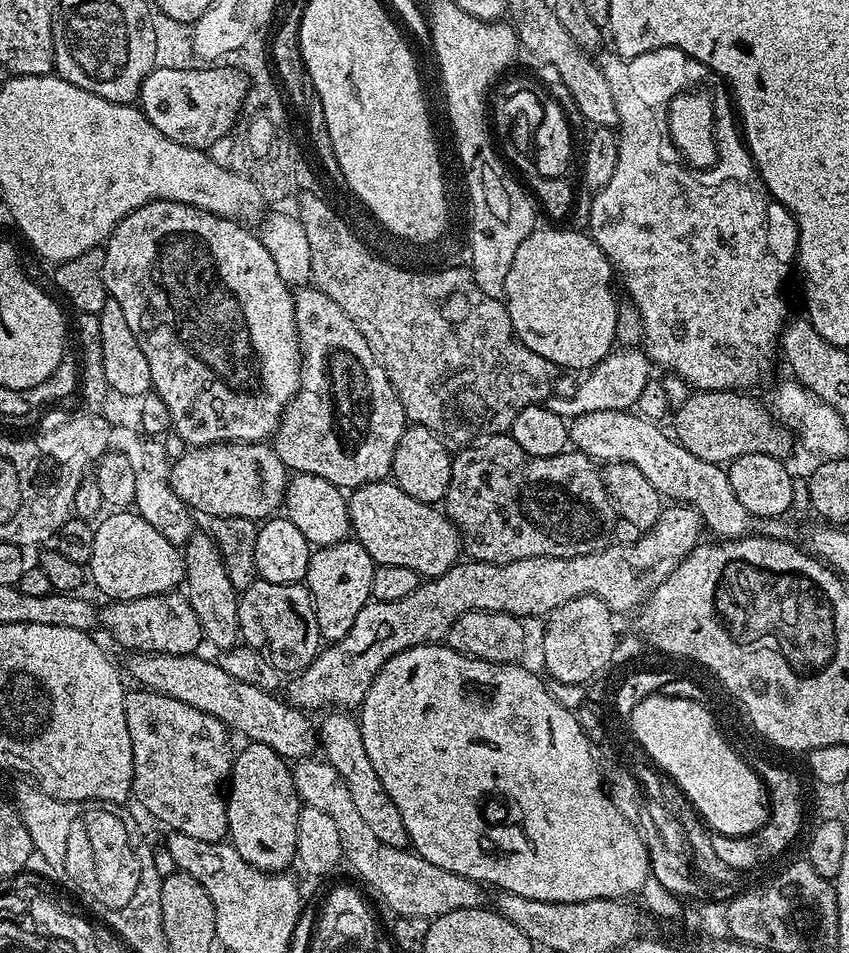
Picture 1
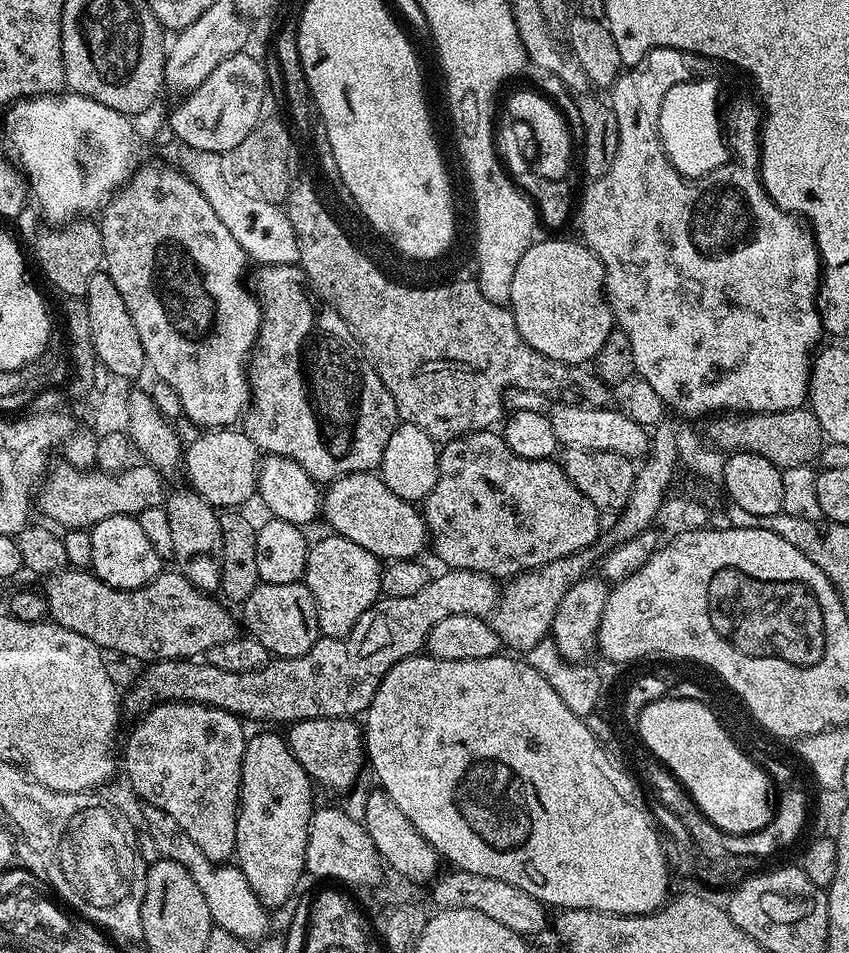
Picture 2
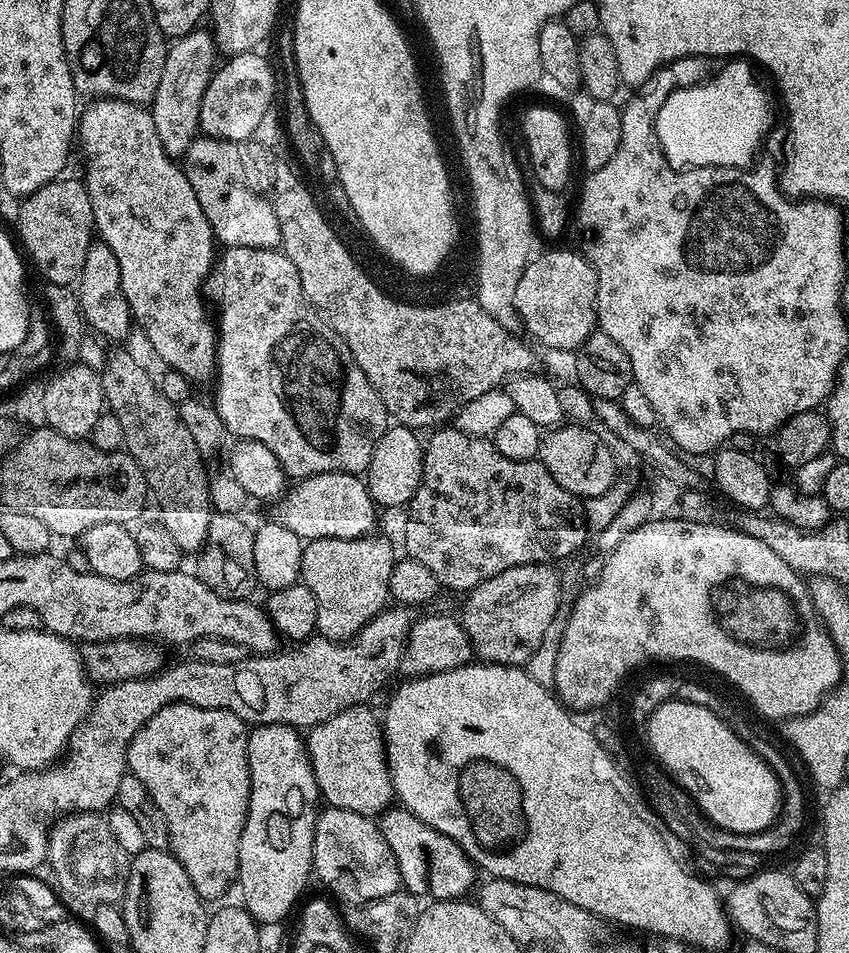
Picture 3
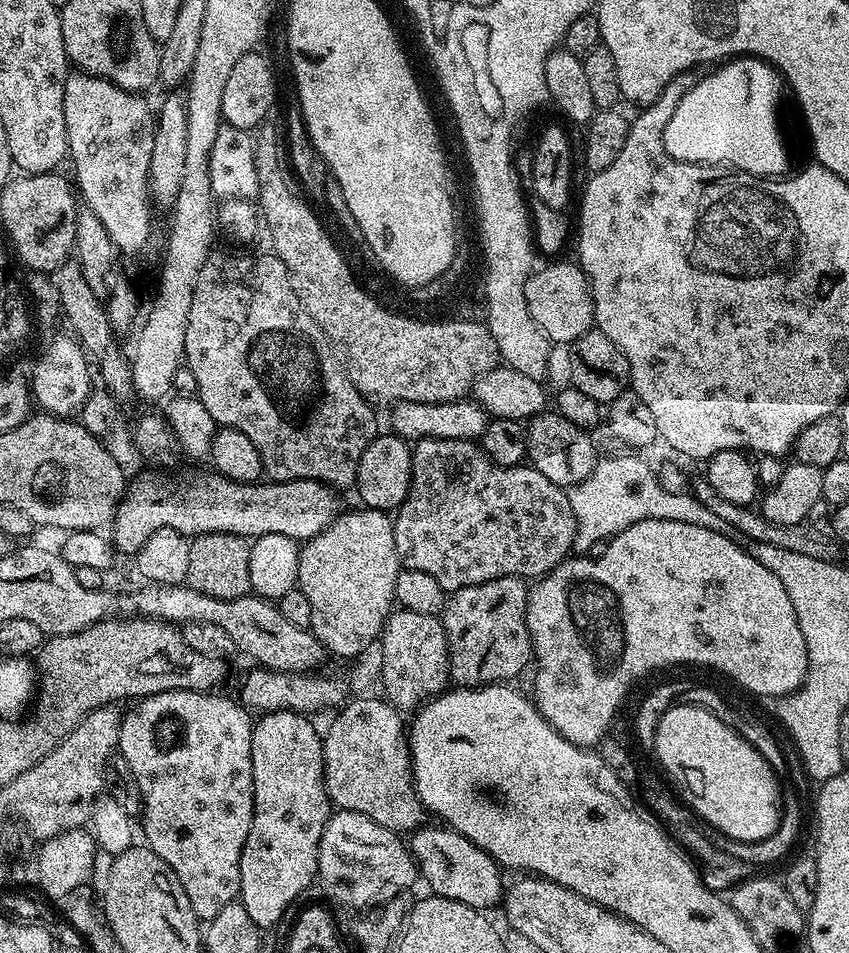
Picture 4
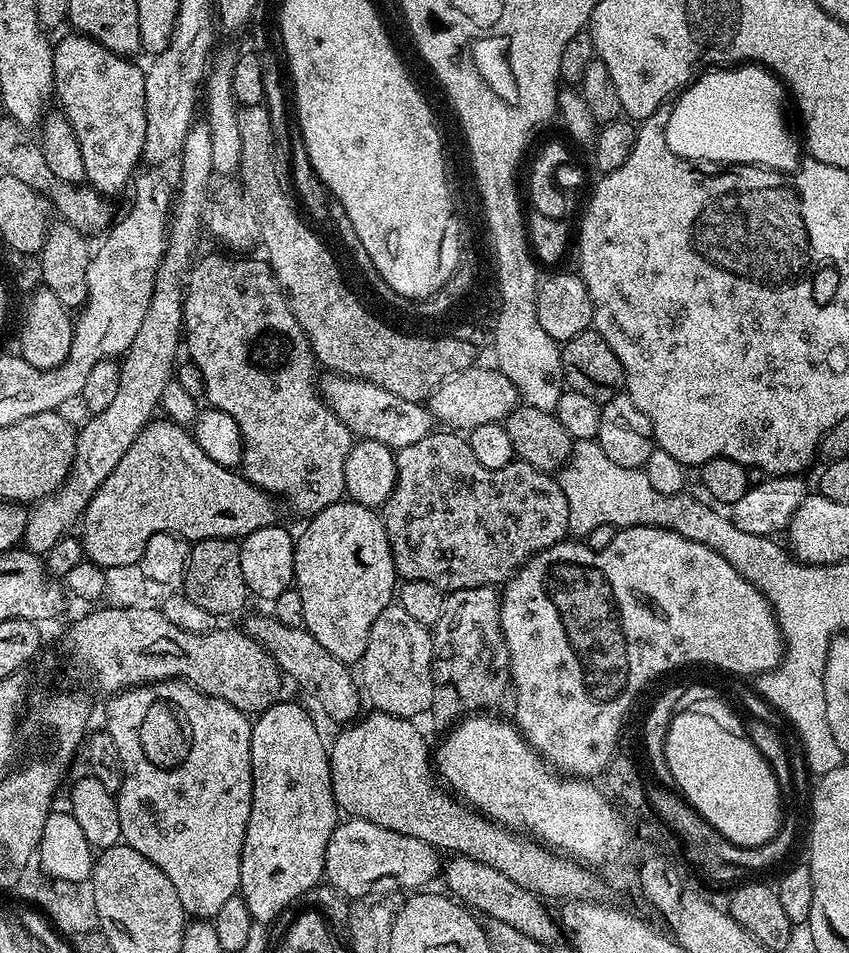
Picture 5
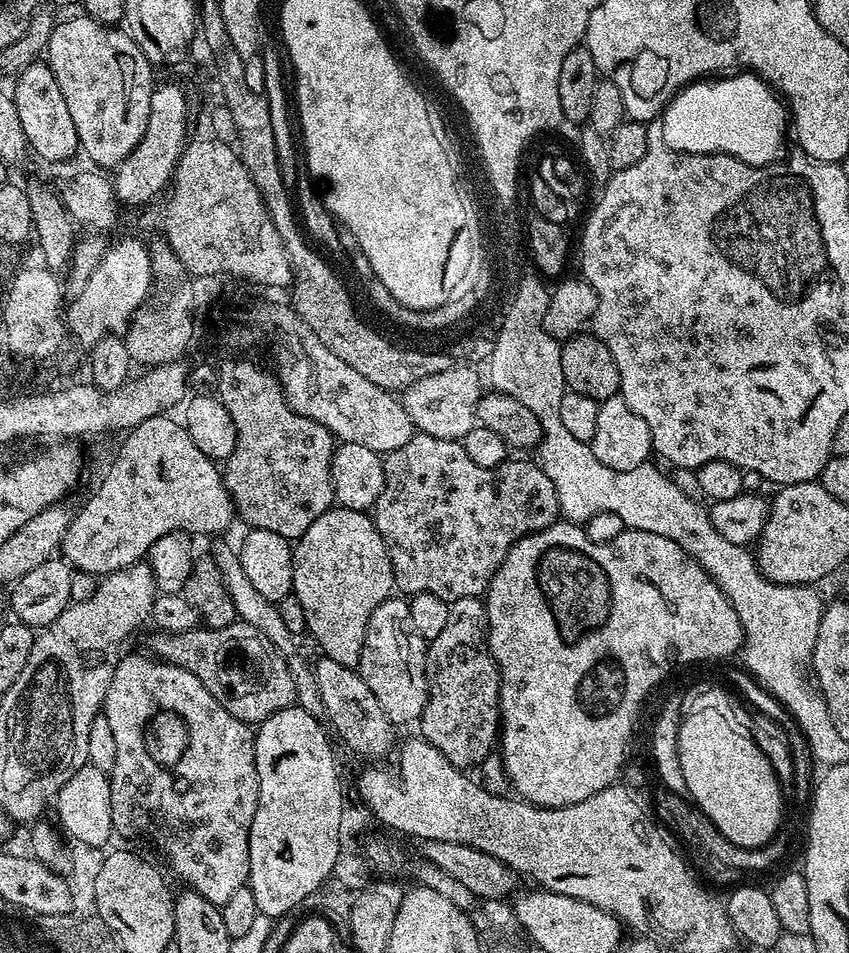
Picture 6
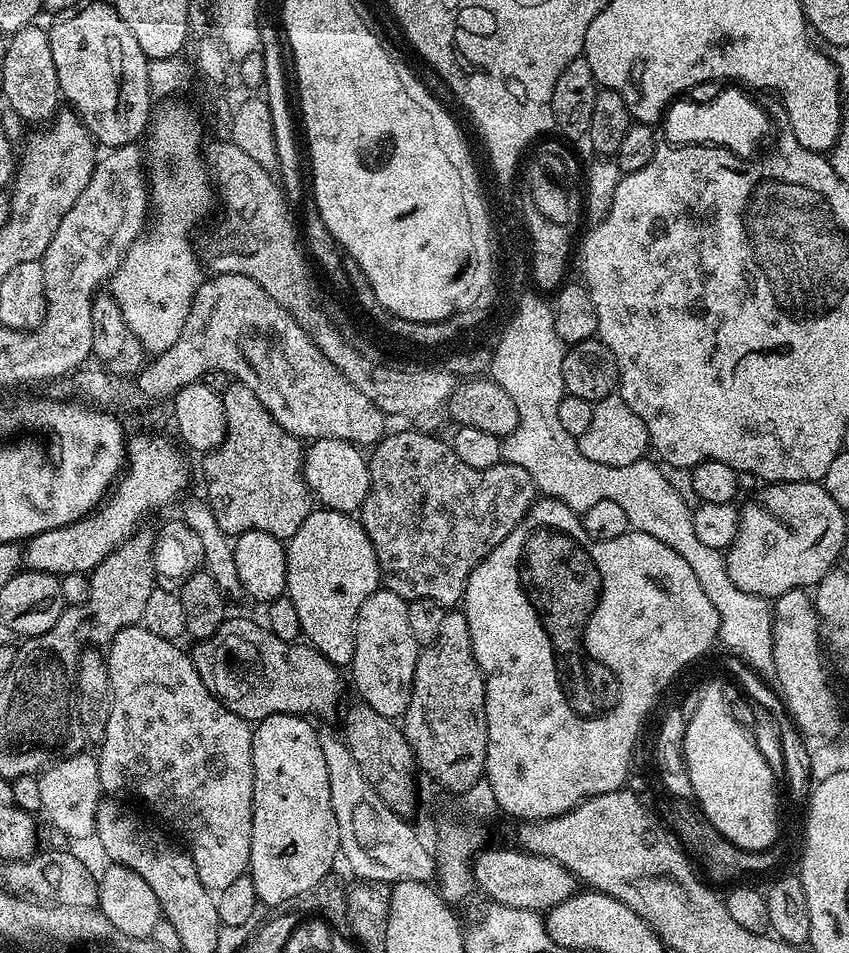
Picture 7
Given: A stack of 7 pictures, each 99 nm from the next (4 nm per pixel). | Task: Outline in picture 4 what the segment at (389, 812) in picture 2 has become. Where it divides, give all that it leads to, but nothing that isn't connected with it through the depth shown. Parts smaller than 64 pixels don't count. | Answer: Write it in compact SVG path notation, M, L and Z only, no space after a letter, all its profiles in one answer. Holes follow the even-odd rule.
M421 826L411 833L410 847L419 875L432 887L429 889L437 896L457 900L477 910L489 910L495 904L497 907L506 891L506 880L500 877L502 869L496 860L474 846L470 838L459 836L447 826L428 827Z

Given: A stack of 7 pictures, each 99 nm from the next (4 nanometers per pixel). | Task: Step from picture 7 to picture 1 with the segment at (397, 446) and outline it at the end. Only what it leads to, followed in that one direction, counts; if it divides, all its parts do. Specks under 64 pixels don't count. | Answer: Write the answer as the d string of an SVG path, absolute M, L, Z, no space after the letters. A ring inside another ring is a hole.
M510 434L485 436L453 455L450 486L442 501L442 511L460 531L463 551L471 559L491 564L518 562L522 558L574 558L594 554L608 547L613 539L612 527L618 524L616 507L606 494L597 461L575 450L538 458L526 454Z

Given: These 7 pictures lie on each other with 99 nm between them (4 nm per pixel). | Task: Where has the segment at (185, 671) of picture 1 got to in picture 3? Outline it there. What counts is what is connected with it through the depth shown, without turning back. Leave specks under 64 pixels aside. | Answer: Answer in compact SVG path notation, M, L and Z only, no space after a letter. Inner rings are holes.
M359 704L334 714L334 718L311 728L306 743L323 803L329 808L354 810L354 814L376 818L393 807L394 793L384 752L382 720L370 709L368 704Z

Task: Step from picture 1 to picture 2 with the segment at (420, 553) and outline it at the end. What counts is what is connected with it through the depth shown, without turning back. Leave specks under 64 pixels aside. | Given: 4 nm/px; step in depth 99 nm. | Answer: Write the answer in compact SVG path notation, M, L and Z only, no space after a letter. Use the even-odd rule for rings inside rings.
M375 471L355 472L331 481L322 496L322 520L335 535L358 542L381 562L417 559L430 540L421 509L413 501L398 498Z

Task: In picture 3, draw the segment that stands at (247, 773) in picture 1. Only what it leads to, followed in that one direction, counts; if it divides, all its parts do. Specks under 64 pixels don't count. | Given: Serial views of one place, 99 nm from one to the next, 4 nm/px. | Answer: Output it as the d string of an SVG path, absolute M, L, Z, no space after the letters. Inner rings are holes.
M257 724L248 733L248 769L250 770L250 802L242 842L238 846L238 889L242 906L257 924L286 921L288 911L304 892L308 876L313 875L312 851L318 809L322 804L320 787L316 784L308 757L305 737L285 724Z

